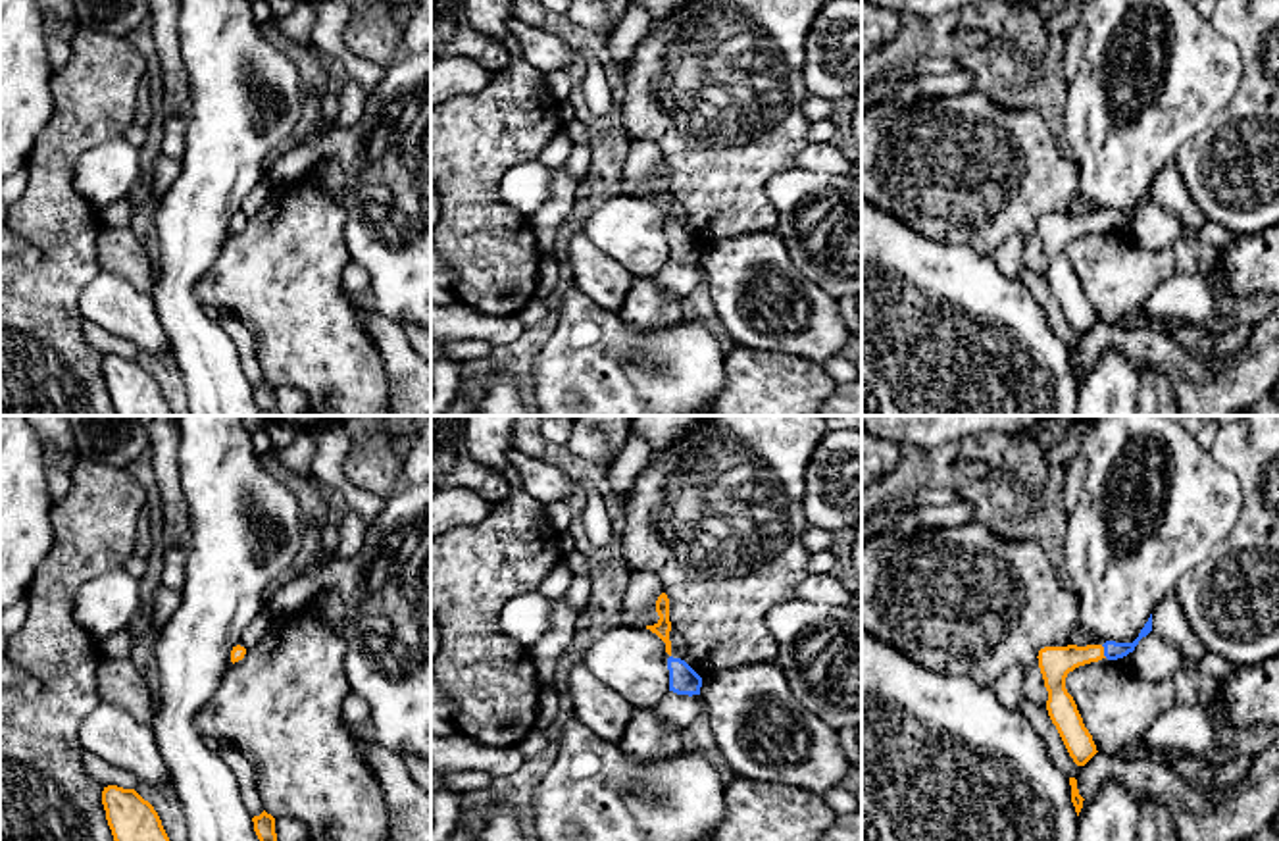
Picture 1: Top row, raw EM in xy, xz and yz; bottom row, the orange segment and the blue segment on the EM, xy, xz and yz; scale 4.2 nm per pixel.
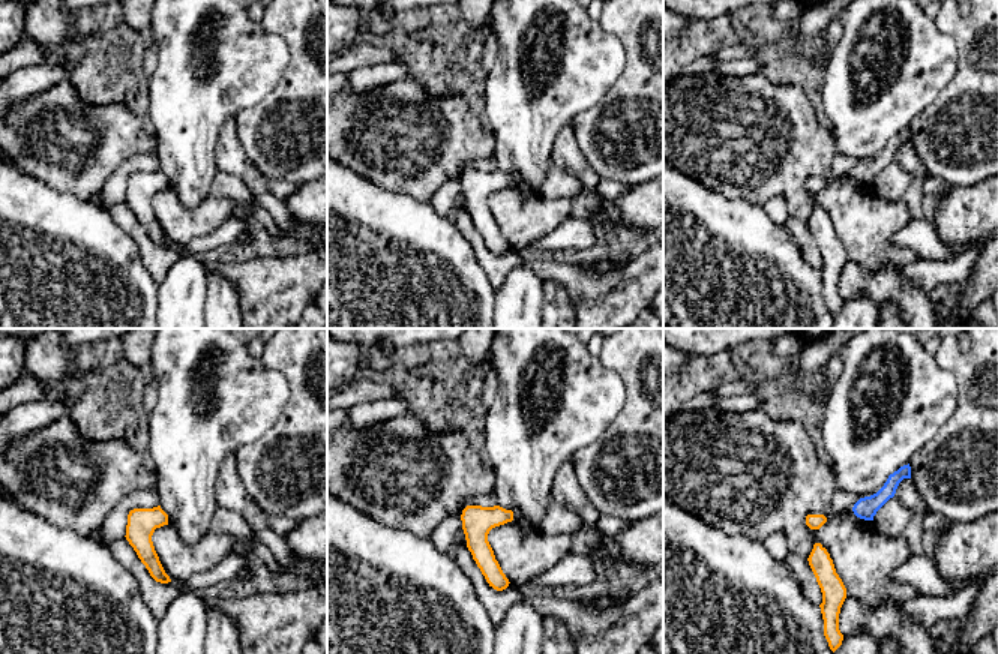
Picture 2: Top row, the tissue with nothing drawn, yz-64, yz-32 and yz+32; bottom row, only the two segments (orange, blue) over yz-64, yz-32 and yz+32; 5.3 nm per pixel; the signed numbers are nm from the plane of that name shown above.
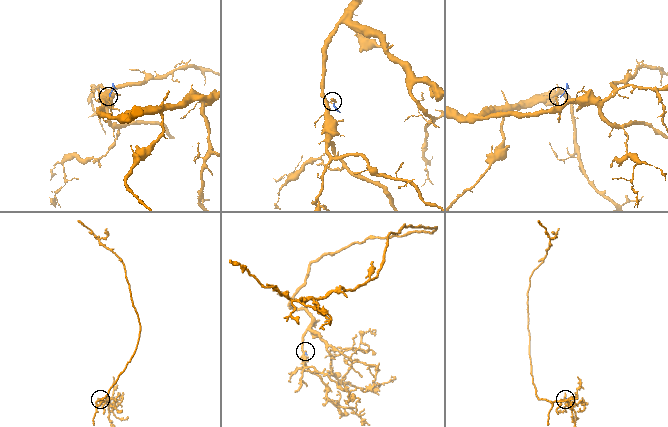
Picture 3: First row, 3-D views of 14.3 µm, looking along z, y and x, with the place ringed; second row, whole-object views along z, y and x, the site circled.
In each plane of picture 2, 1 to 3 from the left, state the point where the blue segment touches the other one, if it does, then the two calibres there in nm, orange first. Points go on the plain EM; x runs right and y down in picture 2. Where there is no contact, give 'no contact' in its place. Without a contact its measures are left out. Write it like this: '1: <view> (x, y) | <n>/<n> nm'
1: no contact
2: no contact
3: no contact

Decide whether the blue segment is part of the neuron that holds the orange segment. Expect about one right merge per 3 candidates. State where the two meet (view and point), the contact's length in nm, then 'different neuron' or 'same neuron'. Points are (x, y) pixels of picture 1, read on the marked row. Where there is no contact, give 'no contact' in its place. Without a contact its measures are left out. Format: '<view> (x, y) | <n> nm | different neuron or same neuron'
yz (1103, 651) | 60 nm | same neuron

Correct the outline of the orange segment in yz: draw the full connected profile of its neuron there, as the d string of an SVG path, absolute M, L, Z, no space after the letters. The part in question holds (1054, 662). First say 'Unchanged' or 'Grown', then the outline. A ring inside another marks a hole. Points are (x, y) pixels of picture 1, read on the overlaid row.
Grown. M1152 614L1133 643L1106 641L1104 645L1044 647L1039 650L1039 668L1048 691L1046 710L1077 766L1085 766L1098 751L1092 735L1083 724L1073 697L1066 689L1067 674L1102 658L1117 660L1127 656L1150 631Z

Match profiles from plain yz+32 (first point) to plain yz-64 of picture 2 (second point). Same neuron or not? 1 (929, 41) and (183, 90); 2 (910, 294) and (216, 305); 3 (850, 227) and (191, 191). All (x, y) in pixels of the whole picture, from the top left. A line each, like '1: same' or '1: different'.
1: same
2: different
3: different

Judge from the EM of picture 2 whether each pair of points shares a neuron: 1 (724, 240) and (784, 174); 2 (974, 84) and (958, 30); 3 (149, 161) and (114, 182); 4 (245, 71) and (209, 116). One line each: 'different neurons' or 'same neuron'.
1: different neurons
2: same neuron
3: same neuron
4: same neuron

